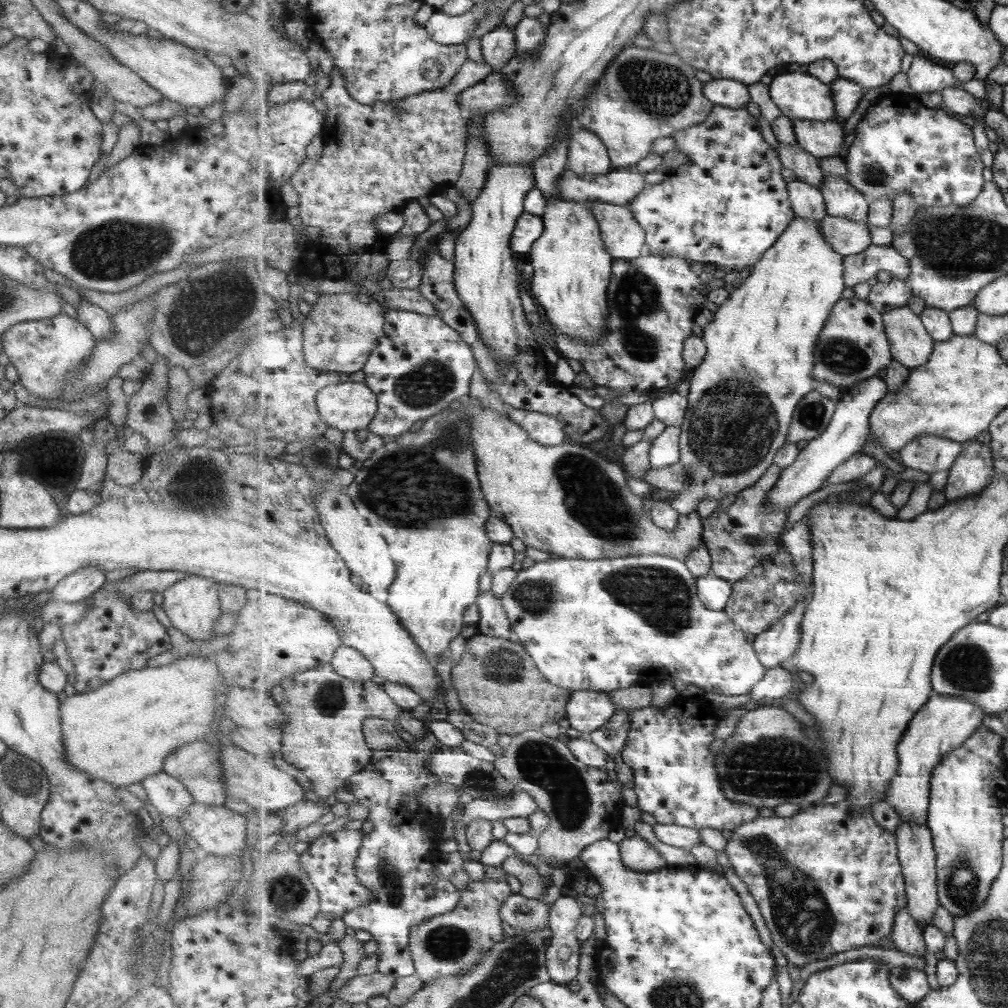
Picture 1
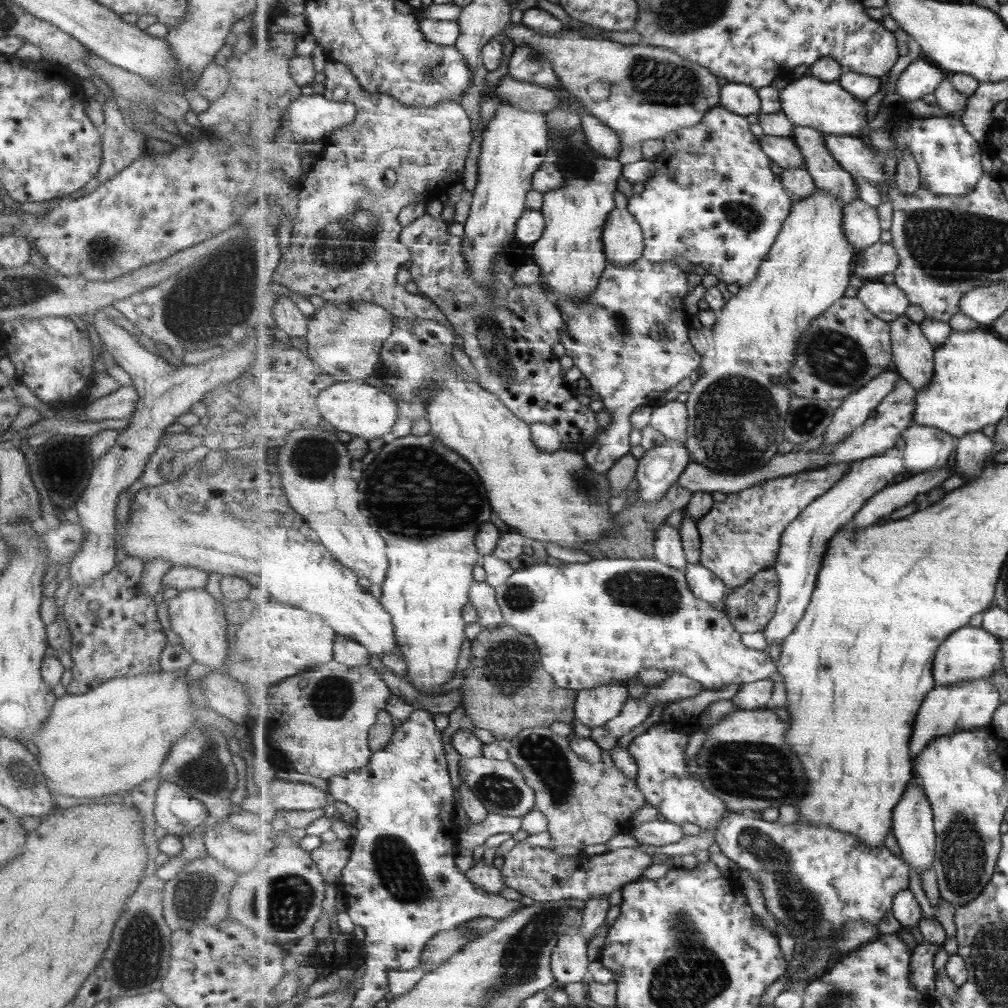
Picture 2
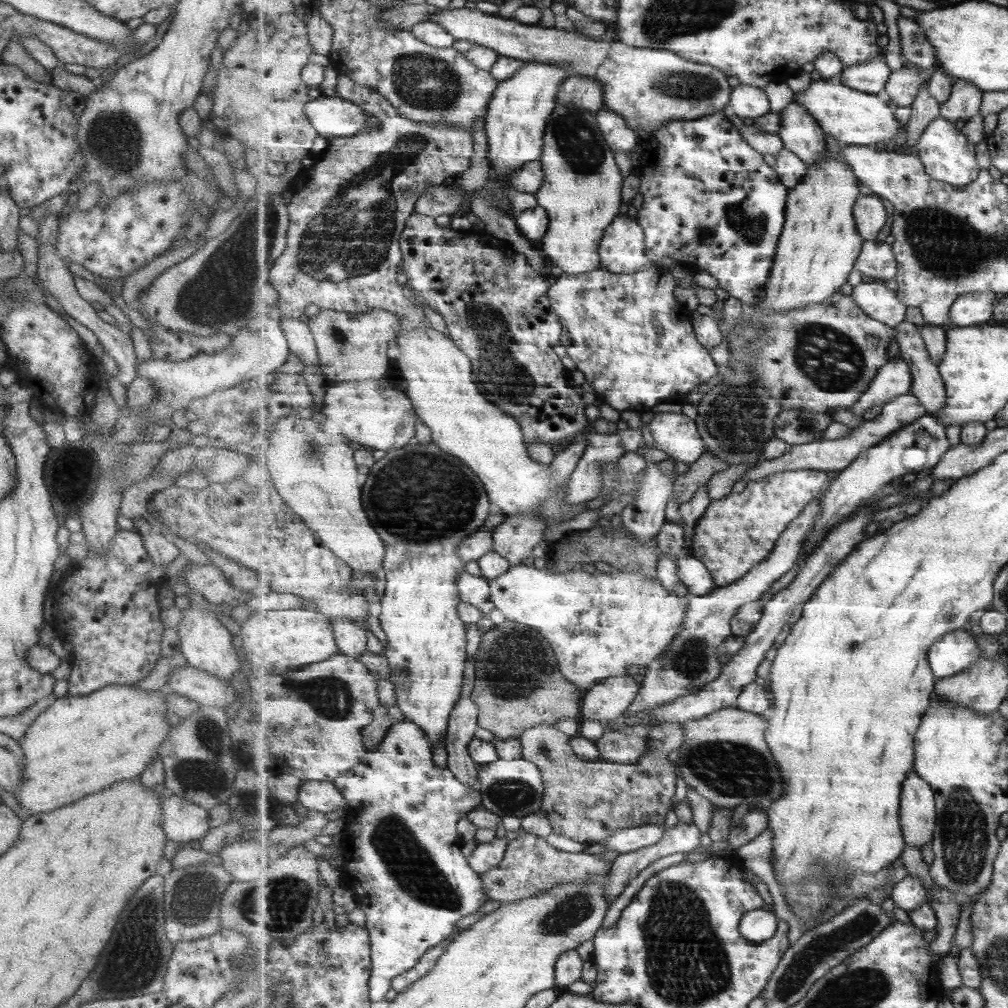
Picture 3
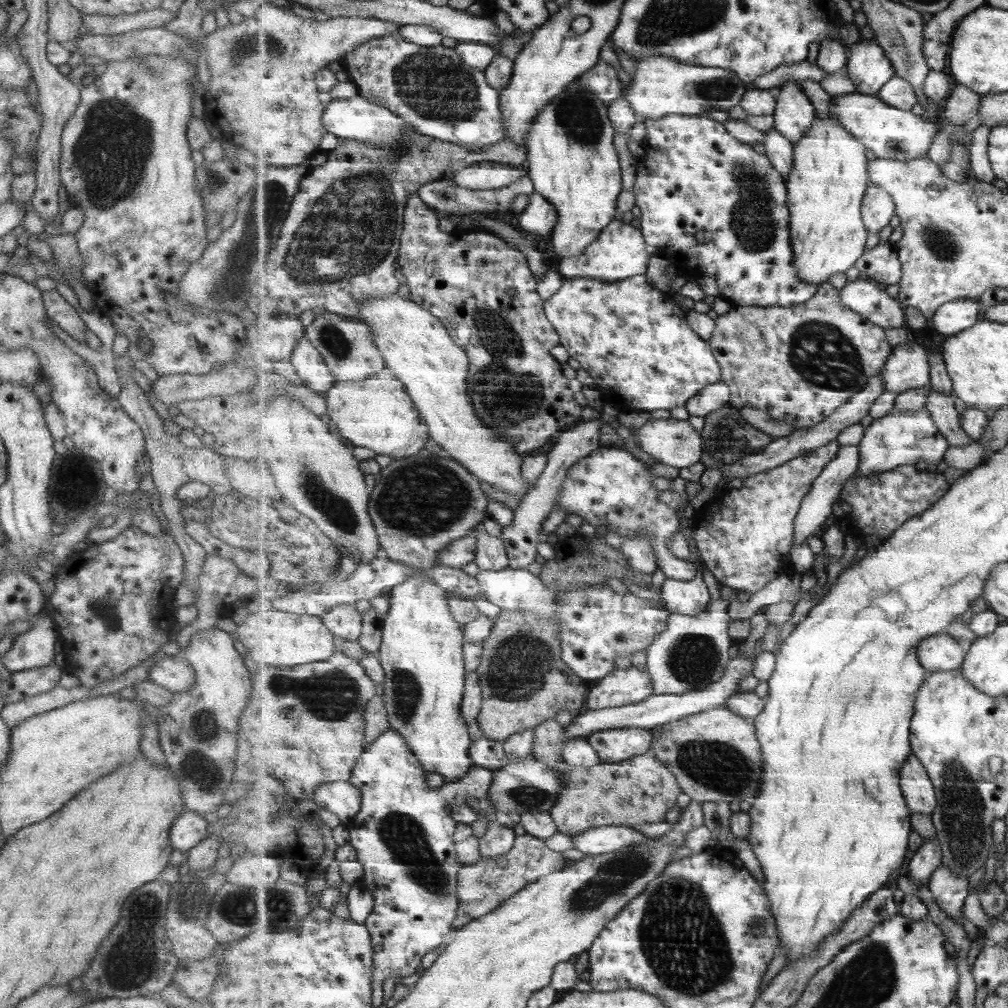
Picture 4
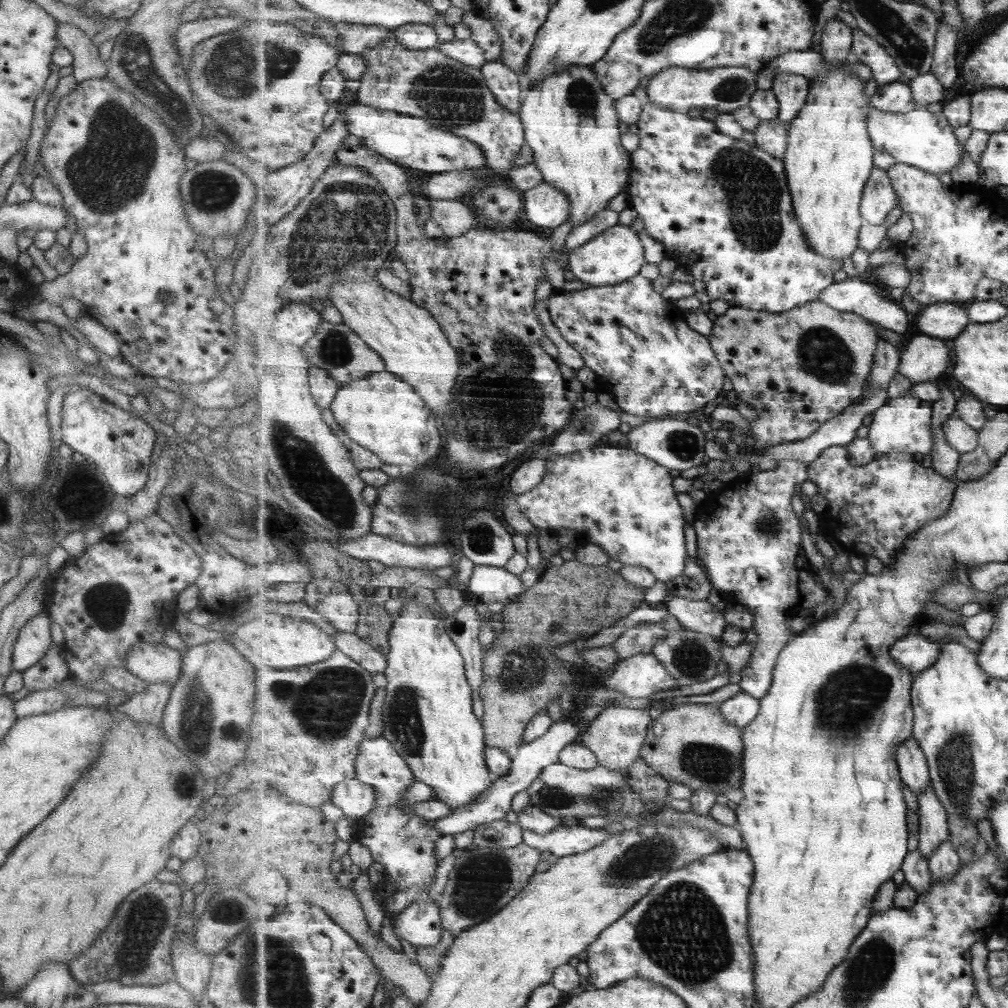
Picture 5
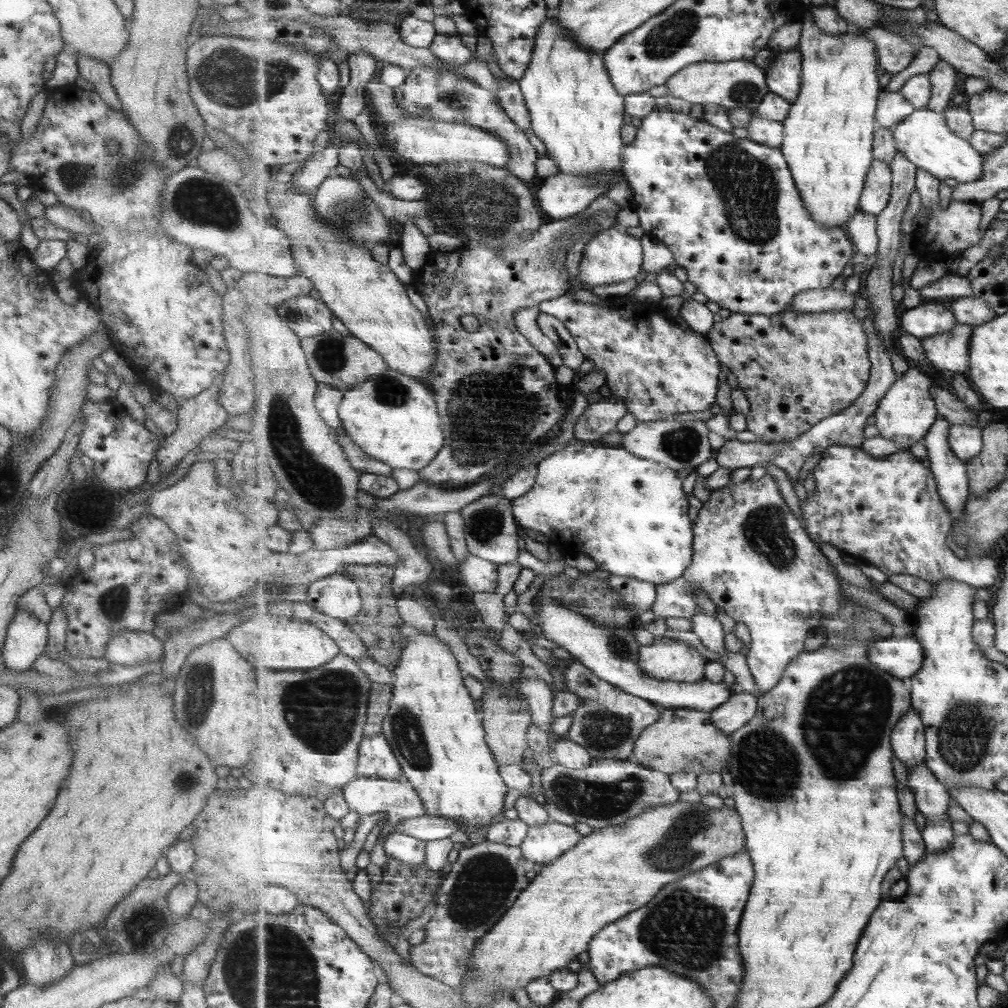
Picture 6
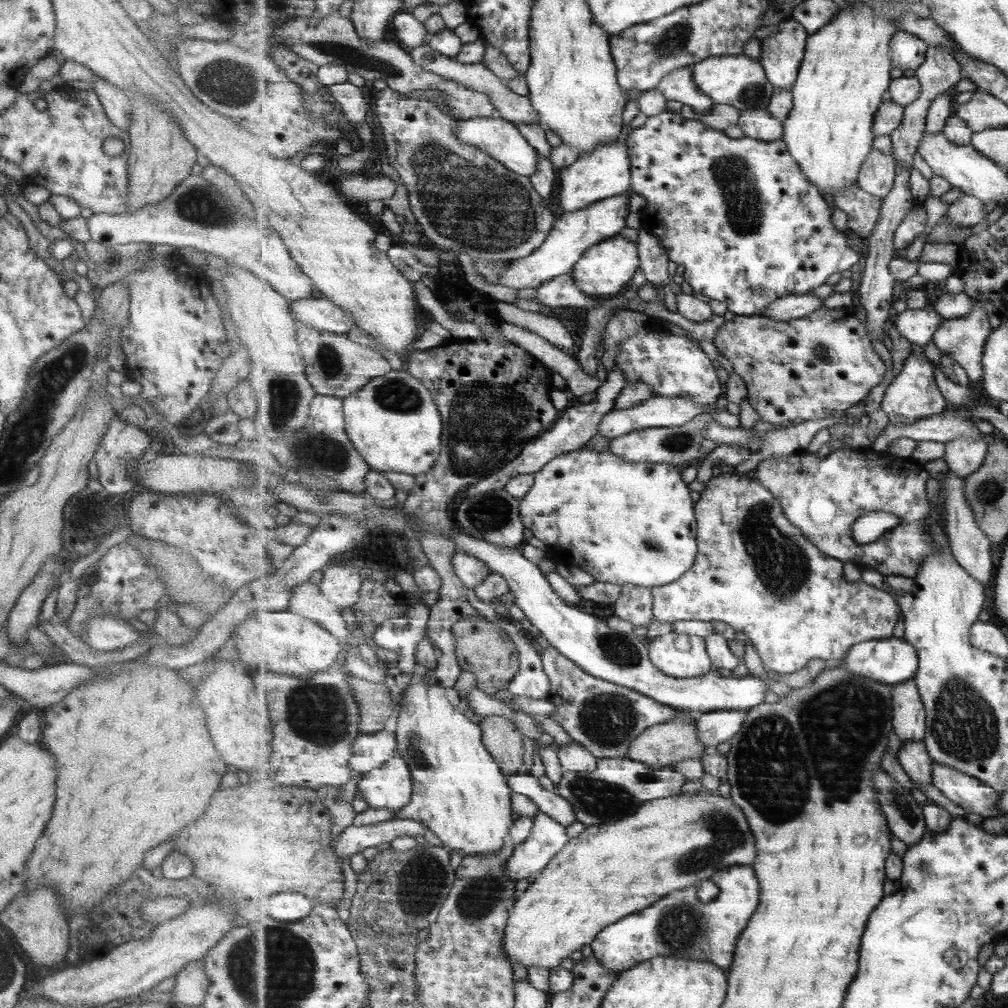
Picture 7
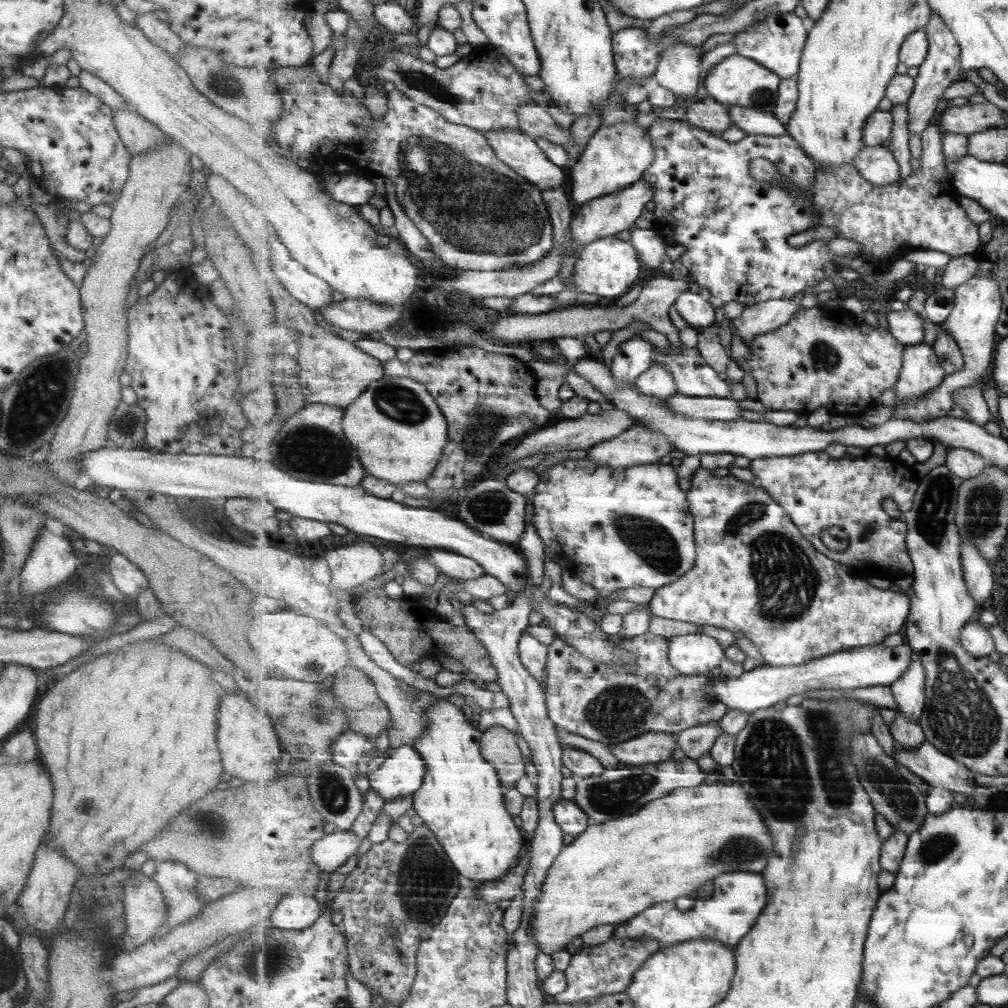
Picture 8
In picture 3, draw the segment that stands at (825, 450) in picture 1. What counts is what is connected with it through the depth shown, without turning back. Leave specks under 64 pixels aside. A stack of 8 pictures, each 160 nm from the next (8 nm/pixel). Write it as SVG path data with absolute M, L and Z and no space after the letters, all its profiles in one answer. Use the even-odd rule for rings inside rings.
M899 355L880 369L869 390L860 396L860 400L850 410L862 417L873 405L882 407L901 395L911 393L912 390L912 371Z

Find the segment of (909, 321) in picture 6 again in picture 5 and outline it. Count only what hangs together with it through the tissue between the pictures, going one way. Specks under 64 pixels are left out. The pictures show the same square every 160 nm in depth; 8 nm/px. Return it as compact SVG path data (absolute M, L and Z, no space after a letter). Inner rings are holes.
M940 302L923 308L915 322L917 333L952 342L972 322L959 303Z

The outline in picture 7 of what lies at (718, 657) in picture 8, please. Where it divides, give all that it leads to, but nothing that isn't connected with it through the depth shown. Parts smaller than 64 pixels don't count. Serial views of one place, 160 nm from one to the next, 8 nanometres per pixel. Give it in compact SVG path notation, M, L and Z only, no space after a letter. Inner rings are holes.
M674 631L653 639L650 658L661 672L675 678L693 678L711 672L712 656L708 644L699 636L690 637L691 650L677 648L677 633Z

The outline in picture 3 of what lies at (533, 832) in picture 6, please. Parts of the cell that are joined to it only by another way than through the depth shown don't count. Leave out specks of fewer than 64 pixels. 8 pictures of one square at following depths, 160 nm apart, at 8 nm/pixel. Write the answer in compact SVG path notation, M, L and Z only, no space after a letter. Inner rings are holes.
M648 824L640 827L619 829L601 845L615 850L619 854L635 852L640 848L653 846L663 840L666 828L664 825Z

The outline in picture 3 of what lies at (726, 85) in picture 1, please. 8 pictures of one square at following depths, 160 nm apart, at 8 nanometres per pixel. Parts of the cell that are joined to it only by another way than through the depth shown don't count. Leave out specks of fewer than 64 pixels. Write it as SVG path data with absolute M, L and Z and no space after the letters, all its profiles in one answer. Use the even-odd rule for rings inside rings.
M740 83L732 90L730 111L739 118L755 120L771 112L771 101L764 89Z

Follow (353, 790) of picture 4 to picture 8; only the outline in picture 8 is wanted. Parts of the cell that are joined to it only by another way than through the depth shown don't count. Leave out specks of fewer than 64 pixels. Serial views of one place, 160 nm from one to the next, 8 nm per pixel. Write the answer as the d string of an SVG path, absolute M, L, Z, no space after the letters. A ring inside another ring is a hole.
M403 744L400 747L393 748L378 769L367 773L367 777L369 788L378 792L386 802L391 802L392 800L405 798L405 796L411 796L411 794L414 795L424 783L425 773L425 761L414 745Z

